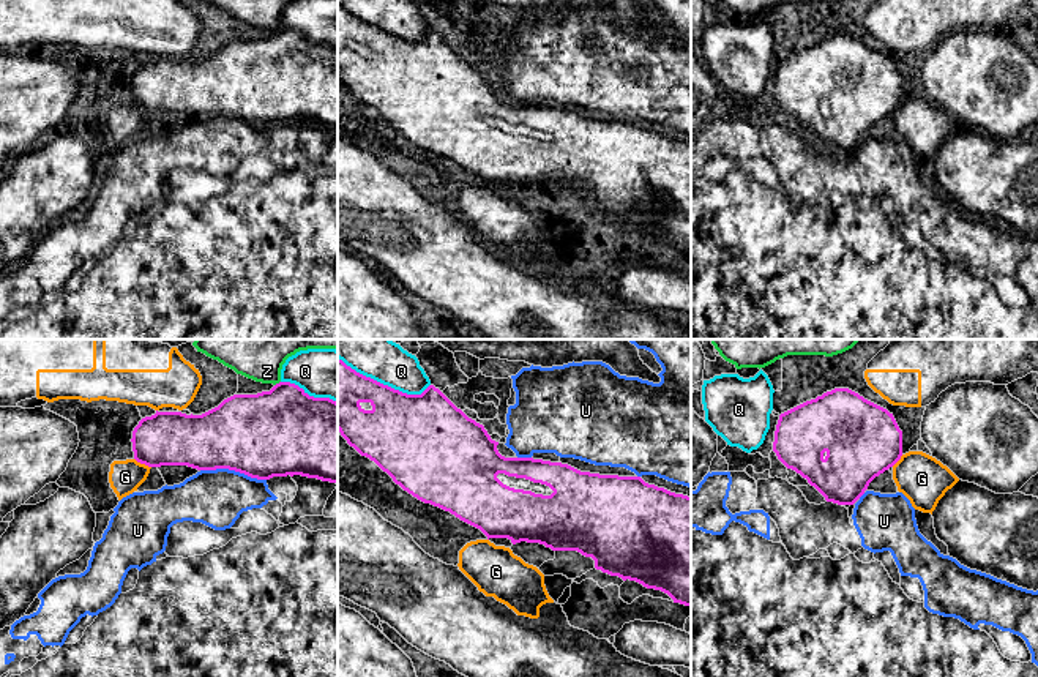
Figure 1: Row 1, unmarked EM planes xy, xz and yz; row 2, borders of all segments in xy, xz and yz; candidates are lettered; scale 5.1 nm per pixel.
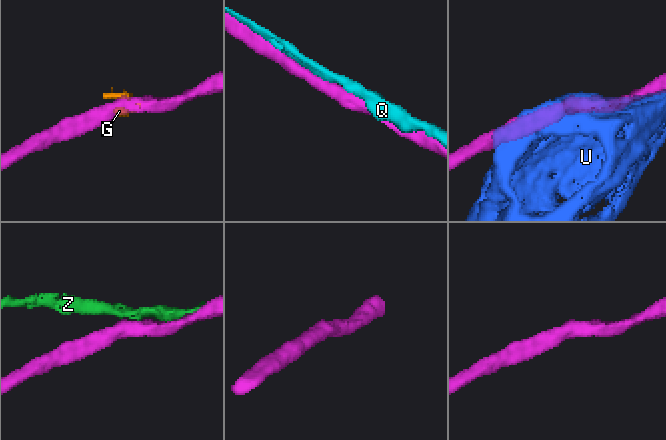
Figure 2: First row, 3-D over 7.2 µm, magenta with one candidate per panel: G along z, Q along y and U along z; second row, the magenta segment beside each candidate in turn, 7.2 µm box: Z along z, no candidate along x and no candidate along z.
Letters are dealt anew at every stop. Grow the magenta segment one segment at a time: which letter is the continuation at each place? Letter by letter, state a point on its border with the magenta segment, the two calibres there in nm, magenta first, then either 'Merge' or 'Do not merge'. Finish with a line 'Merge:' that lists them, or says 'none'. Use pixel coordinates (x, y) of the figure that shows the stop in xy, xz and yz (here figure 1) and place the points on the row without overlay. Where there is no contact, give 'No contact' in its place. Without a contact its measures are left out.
G: Touches magenta at xy (142, 109). Thickness 280 nm (magenta) against 170 nm. Merge
Q: Touches magenta at xz (382, 30). Thickness 360 nm (magenta) against 190 nm. Do not merge
U: Touches magenta at xy (234, 115). Thickness 440 nm (magenta) against 280 nm. Do not merge
Z: Touches magenta at xy (276, 30). Thickness 440 nm (magenta) against 150 nm. Do not merge
Merge: G

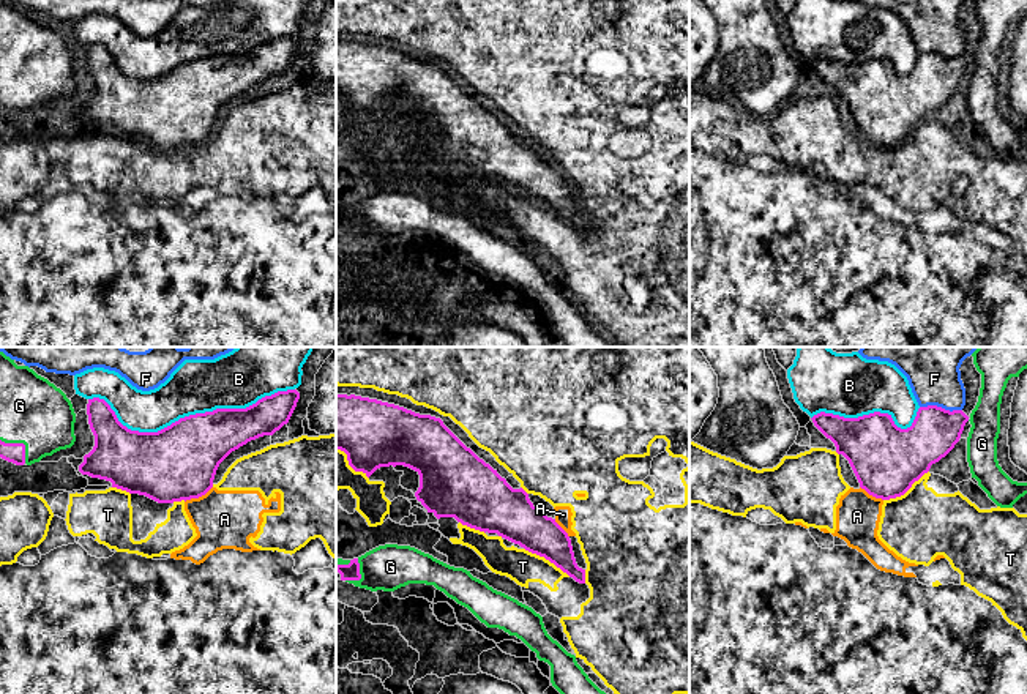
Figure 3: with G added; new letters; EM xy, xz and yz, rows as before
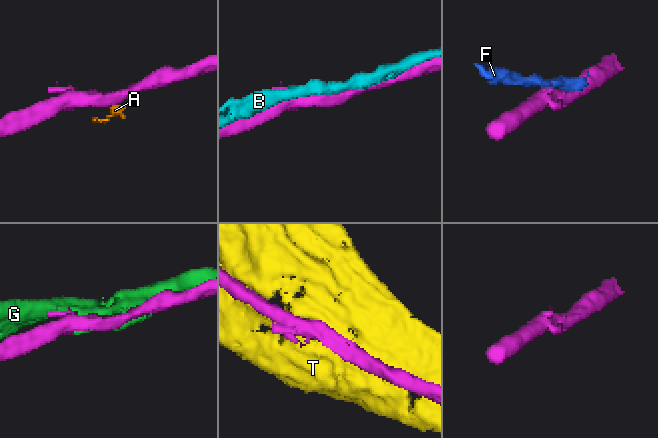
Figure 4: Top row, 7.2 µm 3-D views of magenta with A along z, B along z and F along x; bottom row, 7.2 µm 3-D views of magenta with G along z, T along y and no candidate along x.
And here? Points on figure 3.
A: Touches magenta at xy (197, 144). Thickness 380 nm (magenta) against 300 nm. Do not merge
B: Touches magenta at xy (190, 62). Thickness 380 nm (magenta) against 280 nm. Do not merge
F: Touches magenta at yz (941, 54). Thickness 240 nm (magenta) against 260 nm. Do not merge
G: Touches magenta at xy (21, 90). Thickness 100 nm (magenta) against 340 nm. Do not merge
T: Touches magenta at yz (906, 138). Thickness 360 nm (magenta) against 360 nm. Do not merge
Merge: none

